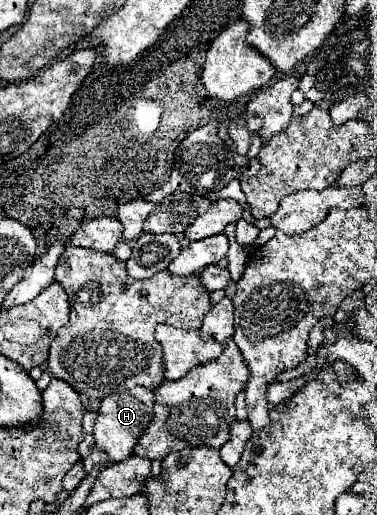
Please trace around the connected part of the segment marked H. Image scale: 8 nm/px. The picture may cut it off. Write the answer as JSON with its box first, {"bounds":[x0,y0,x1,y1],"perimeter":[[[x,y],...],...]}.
{"bounds":[93,385,155,463],"perimeter":[[[141,385],[127,389],[127,391],[107,395],[101,401],[93,435],[95,435],[95,443],[101,449],[105,449],[111,463],[125,461],[127,457],[131,457],[131,449],[135,447],[135,441],[143,435],[147,425],[153,421],[153,405],[155,405],[155,393]]]}

